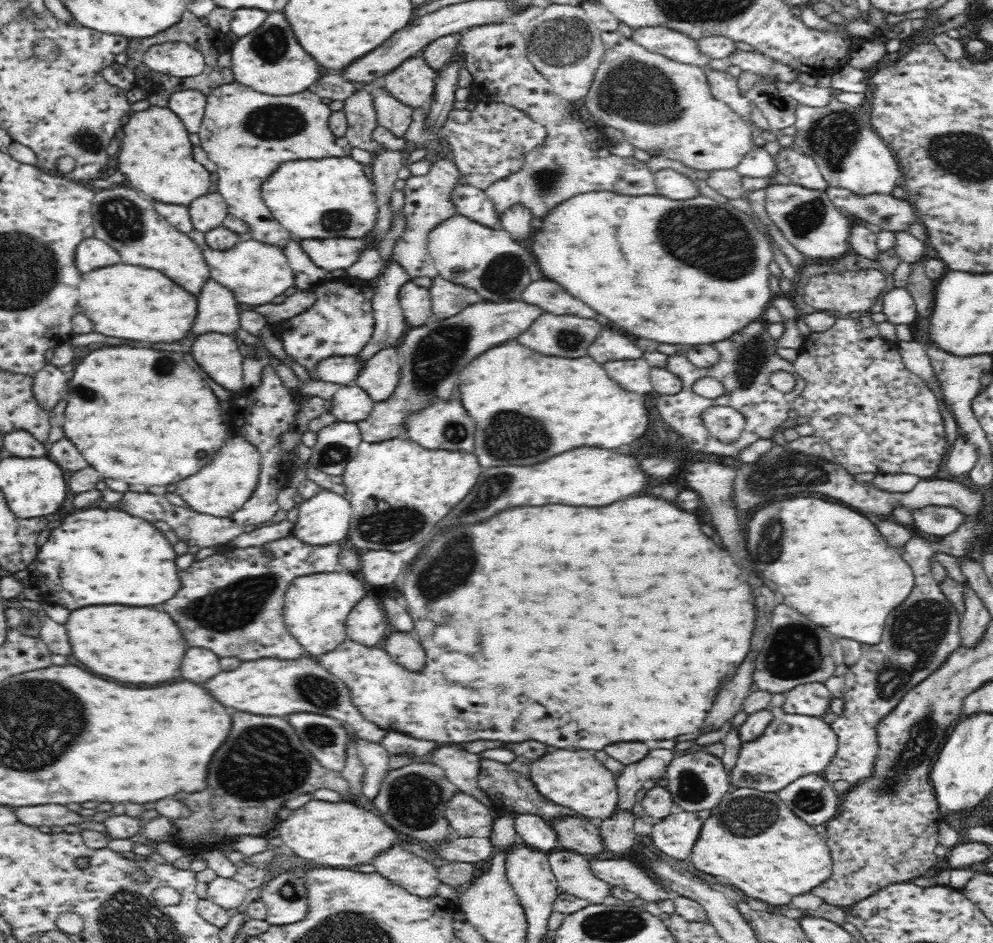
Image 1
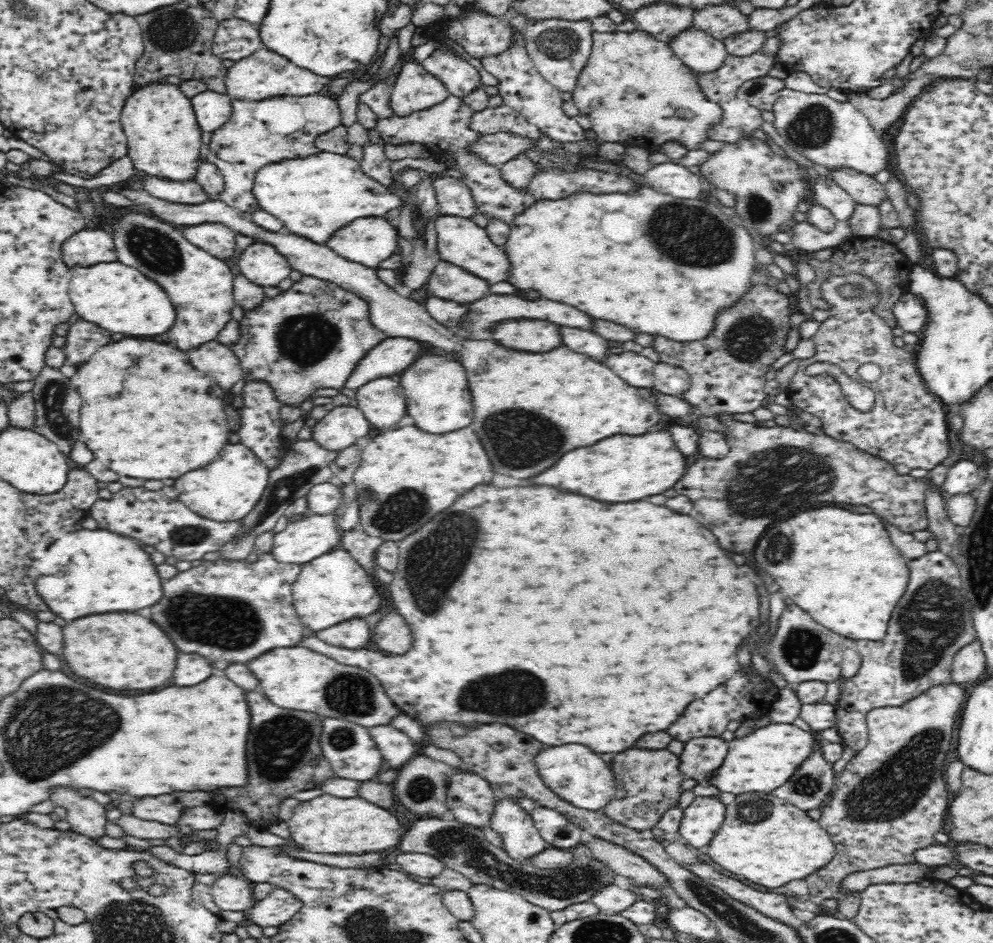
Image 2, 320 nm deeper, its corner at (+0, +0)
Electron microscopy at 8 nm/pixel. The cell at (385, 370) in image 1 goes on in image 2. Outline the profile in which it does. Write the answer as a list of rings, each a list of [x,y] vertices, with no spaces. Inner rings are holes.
[[[380,377],[357,388],[357,407],[366,415],[374,432],[387,430],[405,414],[405,392],[400,380]]]

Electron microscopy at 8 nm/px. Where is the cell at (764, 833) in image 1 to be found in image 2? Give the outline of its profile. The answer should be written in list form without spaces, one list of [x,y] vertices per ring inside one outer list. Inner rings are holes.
[[[749,792],[736,795],[734,802],[725,804],[725,815],[720,828],[714,833],[705,851],[712,862],[722,866],[734,877],[742,876],[756,886],[780,888],[792,880],[804,880],[807,876],[824,868],[834,858],[836,847],[830,835],[821,827],[818,820],[810,820],[804,810],[779,799],[773,793]]]

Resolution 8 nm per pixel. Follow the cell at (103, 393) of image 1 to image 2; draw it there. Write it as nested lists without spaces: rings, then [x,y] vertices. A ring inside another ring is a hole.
[[[126,338],[106,344],[72,376],[72,384],[82,396],[80,438],[94,452],[94,458],[122,476],[140,480],[180,478],[182,474],[210,464],[220,448],[228,444],[230,428],[222,388],[206,376],[194,376],[192,364],[182,350],[150,340]]]

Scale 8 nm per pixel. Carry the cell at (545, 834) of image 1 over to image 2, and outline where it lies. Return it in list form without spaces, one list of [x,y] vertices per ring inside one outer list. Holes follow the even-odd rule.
[[[534,807],[529,815],[541,837],[551,847],[567,850],[580,848],[583,830],[566,820],[559,812],[550,808]]]

